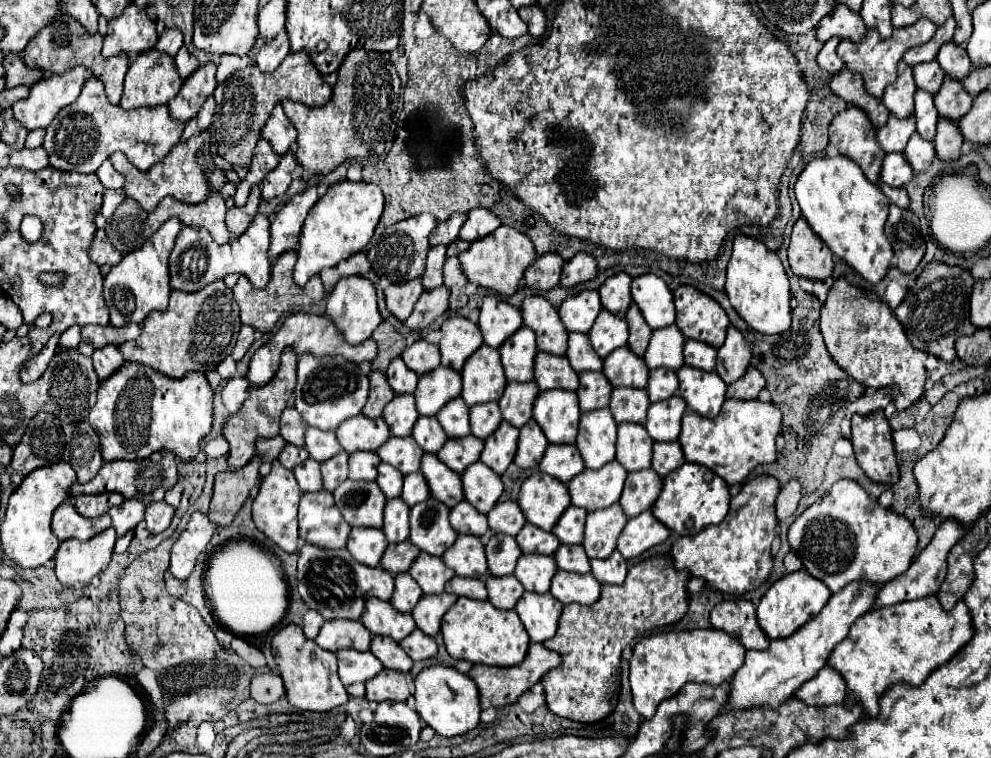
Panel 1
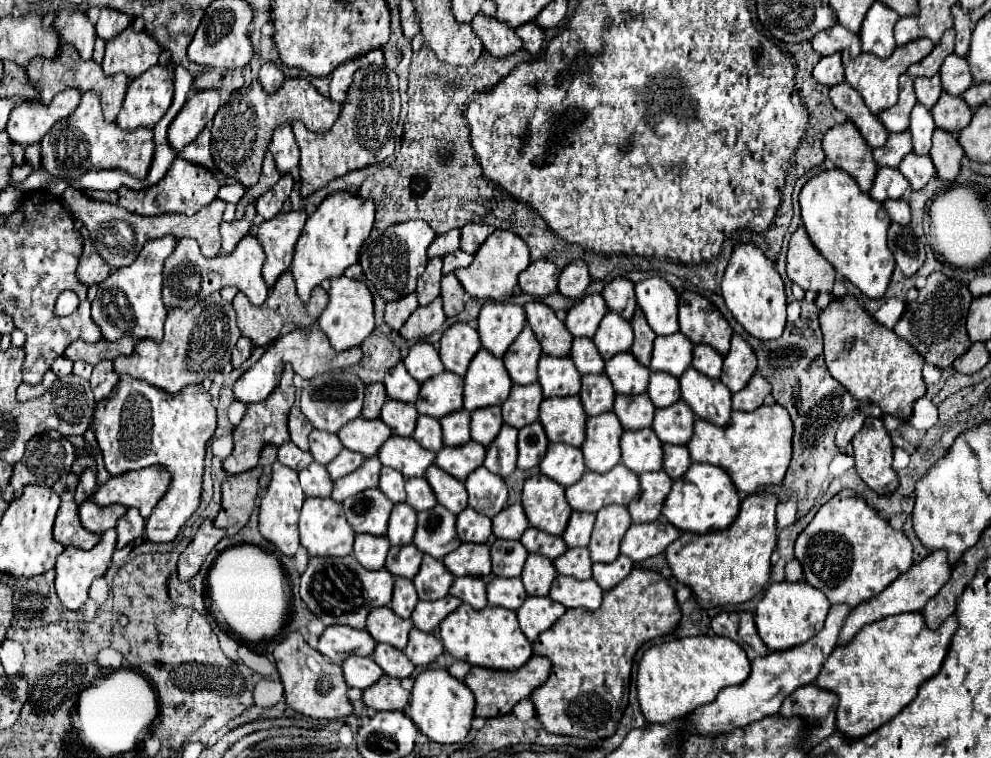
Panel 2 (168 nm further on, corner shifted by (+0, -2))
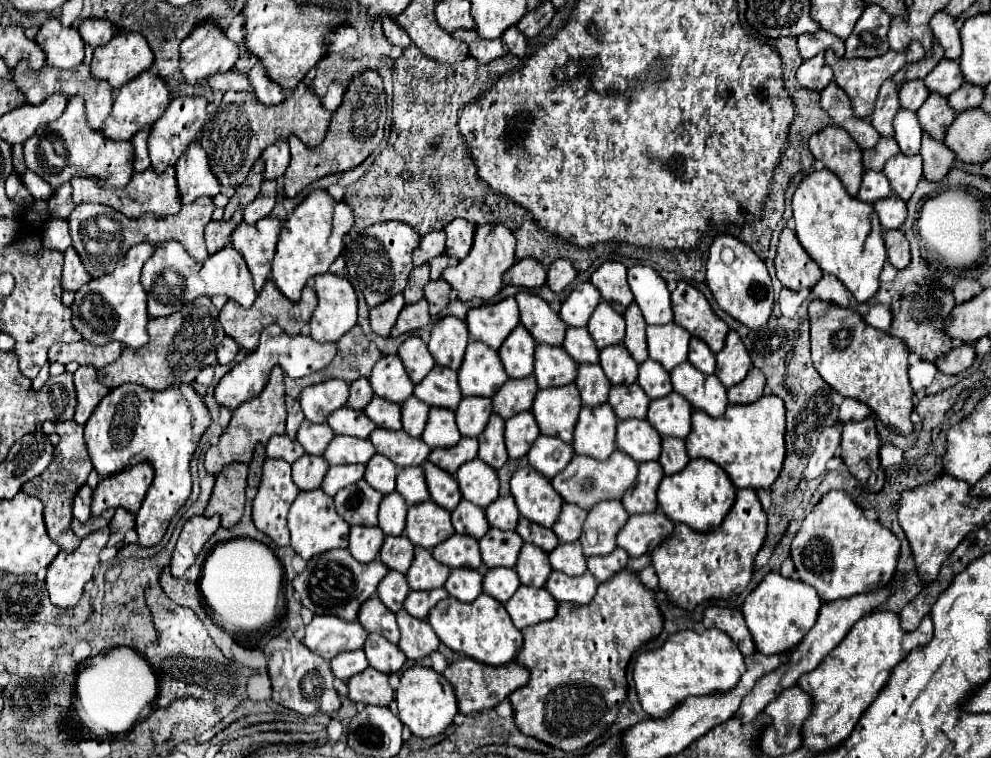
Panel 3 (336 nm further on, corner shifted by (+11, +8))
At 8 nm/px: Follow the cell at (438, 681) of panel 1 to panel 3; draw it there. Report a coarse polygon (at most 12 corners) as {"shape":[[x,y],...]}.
{"shape":[[408,667],[396,689],[400,721],[416,737],[444,733],[458,713],[448,679]]}

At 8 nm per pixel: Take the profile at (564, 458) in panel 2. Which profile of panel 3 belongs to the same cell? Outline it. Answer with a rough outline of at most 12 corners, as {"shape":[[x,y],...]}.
{"shape":[[540,435],[530,465],[548,479],[574,457],[572,445]]}

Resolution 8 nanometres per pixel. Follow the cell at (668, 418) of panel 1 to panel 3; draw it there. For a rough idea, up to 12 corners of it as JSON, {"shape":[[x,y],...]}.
{"shape":[[672,391],[646,419],[662,437],[686,439],[692,405]]}

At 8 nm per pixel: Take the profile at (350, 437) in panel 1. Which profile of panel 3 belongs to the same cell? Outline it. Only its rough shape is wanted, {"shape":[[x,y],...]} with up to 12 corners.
{"shape":[[350,407],[334,411],[336,435],[368,437],[376,429],[368,415]]}

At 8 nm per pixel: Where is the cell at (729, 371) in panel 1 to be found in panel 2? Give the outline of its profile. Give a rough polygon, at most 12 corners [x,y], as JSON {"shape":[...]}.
{"shape":[[733,335],[719,377],[737,393],[749,383],[757,357],[741,335]]}

